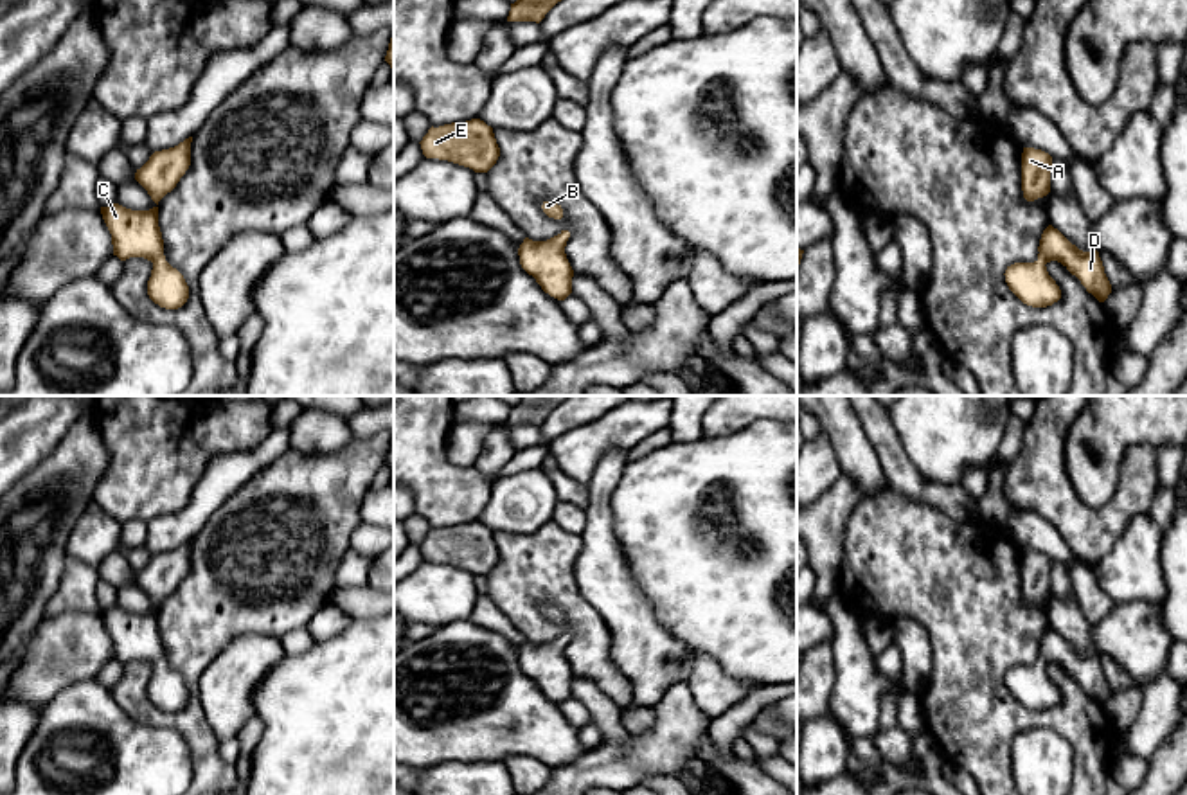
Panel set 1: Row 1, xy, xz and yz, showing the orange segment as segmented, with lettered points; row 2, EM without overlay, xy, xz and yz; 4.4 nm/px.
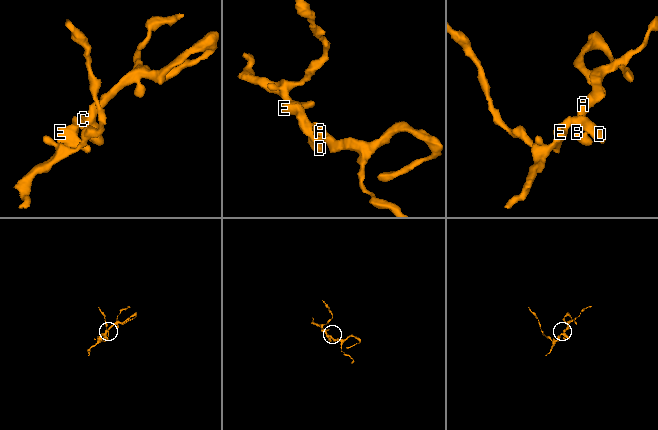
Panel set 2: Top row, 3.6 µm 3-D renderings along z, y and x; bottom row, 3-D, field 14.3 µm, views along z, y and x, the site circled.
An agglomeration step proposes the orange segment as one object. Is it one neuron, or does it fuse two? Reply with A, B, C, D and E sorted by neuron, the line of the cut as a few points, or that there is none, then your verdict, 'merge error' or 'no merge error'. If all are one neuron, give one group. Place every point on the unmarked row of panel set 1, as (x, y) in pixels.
A B C D E; no cut; no merge error

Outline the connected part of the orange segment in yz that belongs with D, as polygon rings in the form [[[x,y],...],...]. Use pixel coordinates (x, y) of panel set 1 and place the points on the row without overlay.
[[[1049,628],[1040,642],[1034,665],[1014,665],[1005,673],[1009,692],[1027,709],[1047,710],[1061,701],[1061,692],[1047,674],[1047,665],[1061,665],[1099,705],[1111,696],[1097,653],[1083,655],[1072,648],[1058,631]]]

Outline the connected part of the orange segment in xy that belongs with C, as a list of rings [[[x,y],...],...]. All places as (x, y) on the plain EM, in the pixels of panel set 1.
[[[113,606],[101,610],[101,617],[112,637],[113,658],[120,664],[144,660],[153,665],[147,683],[149,701],[165,712],[182,710],[189,701],[189,689],[183,678],[165,664],[158,610],[131,613]]]

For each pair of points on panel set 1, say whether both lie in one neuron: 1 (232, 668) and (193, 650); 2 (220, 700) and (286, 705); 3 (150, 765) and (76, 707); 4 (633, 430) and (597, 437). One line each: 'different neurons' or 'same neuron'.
1: different neurons
2: different neurons
3: same neuron
4: same neuron

